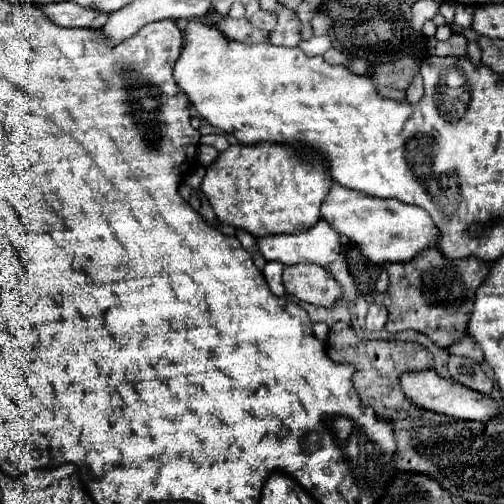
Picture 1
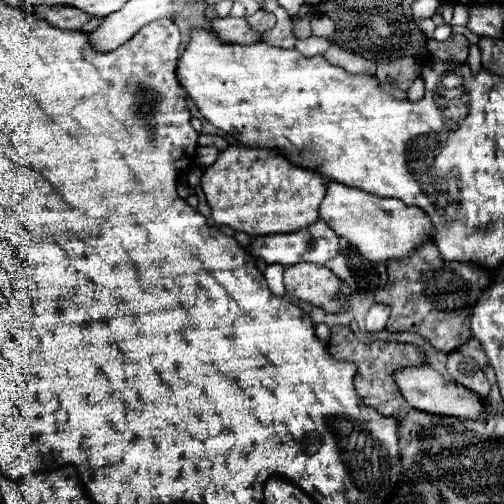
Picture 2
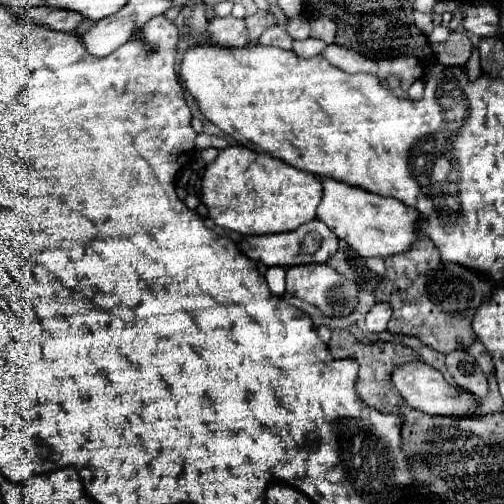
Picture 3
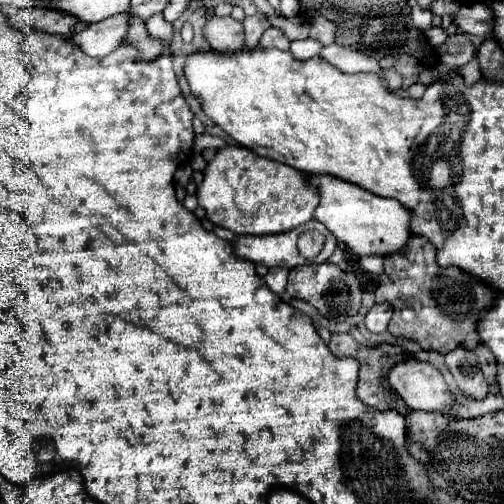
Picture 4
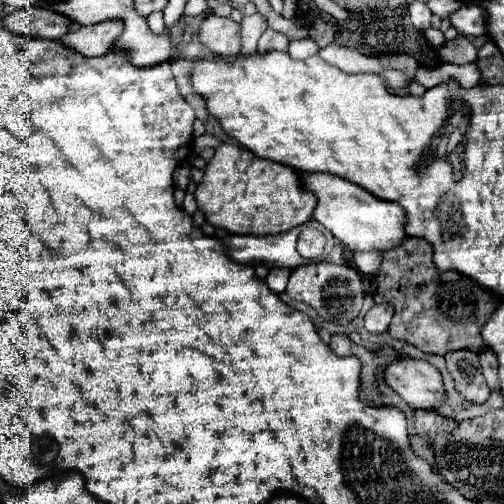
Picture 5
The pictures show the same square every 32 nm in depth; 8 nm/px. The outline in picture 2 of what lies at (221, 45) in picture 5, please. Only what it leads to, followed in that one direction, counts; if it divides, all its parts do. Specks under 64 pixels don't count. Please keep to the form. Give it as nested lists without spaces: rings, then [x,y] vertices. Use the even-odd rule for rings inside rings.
[[[216,18],[210,24],[210,30],[214,30],[224,42],[234,44],[254,44],[262,40],[262,34],[254,32],[246,18]]]

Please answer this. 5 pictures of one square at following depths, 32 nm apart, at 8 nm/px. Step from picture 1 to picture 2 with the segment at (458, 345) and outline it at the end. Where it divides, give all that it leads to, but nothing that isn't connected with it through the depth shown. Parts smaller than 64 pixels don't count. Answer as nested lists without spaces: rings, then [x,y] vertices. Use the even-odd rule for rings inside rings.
[[[470,338],[466,344],[458,346],[458,348],[456,348],[456,352],[460,352],[460,354],[464,354],[464,356],[474,358],[482,368],[488,364],[488,360],[486,360],[486,356],[484,356],[484,350],[480,348],[480,342],[478,342],[476,338]]]

